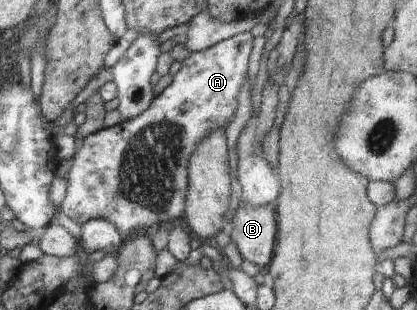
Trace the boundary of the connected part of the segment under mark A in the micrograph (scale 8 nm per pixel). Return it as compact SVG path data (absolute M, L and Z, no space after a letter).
M250 32L239 33L237 36L222 40L205 50L195 51L191 53L185 60L180 61L181 68L173 75L173 80L161 93L154 97L151 104L135 118L129 120L122 120L119 124L112 127L103 128L87 135L82 140L81 148L74 154L73 165L67 173L67 188L65 200L61 203L59 210L69 216L75 224L84 225L87 221L93 219L105 219L111 224L114 224L122 237L128 237L129 234L143 234L147 230L156 227L157 225L165 224L166 222L173 222L174 220L181 220L184 216L186 207L186 196L188 191L188 166L189 159L192 152L197 148L197 145L215 129L223 129L226 124L233 120L235 108L237 108L237 96L239 90L245 82L246 74L248 71L248 62L252 48L254 45L254 37Z

